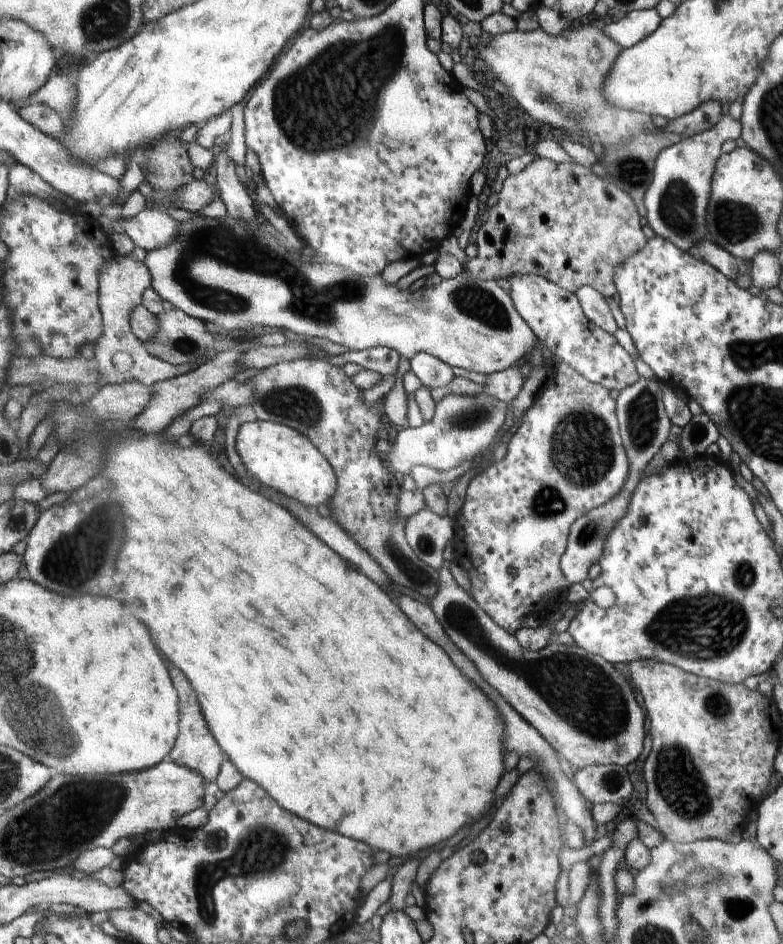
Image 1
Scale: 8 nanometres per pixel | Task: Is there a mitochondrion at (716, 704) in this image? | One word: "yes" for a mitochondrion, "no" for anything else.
yes

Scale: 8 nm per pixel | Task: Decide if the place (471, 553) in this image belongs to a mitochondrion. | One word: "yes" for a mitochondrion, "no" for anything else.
no

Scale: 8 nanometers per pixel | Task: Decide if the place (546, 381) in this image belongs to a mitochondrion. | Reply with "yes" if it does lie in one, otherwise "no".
no

